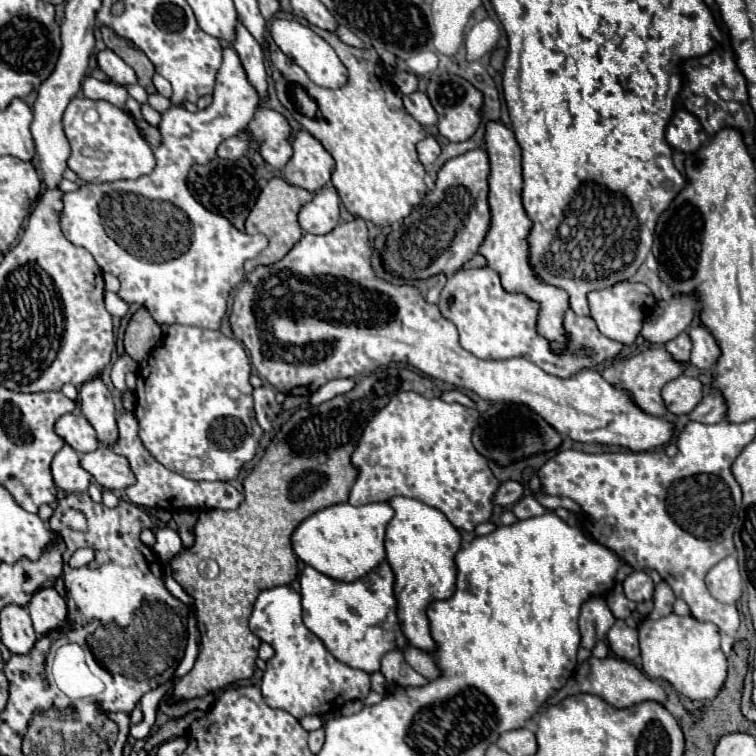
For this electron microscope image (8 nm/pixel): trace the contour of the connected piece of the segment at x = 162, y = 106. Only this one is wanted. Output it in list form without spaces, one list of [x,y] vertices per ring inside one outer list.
[[[152,94],[152,96],[148,96],[148,104],[150,104],[154,110],[158,110],[160,114],[164,114],[164,112],[172,106],[172,102],[170,102],[168,98],[160,96],[160,94]]]

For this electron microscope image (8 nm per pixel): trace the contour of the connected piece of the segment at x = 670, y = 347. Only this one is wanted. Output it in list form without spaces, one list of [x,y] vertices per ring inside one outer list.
[[[682,332],[676,340],[670,340],[664,348],[666,348],[666,352],[668,352],[678,364],[684,364],[684,366],[690,364],[690,348],[692,348],[692,344],[690,344],[686,332]]]

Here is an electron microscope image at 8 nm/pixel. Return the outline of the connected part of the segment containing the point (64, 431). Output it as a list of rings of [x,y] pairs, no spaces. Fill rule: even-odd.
[[[76,414],[60,416],[54,424],[54,432],[80,454],[92,452],[98,448],[96,432],[88,424],[88,420],[84,420],[84,416],[76,416]]]

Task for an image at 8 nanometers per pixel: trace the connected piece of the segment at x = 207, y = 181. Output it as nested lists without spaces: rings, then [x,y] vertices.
[[[214,158],[206,166],[194,166],[190,170],[188,178],[188,188],[192,196],[210,212],[216,212],[224,218],[228,218],[238,230],[244,230],[244,222],[262,190],[264,180],[258,178],[252,162],[248,158],[240,160],[224,160],[224,158]]]

